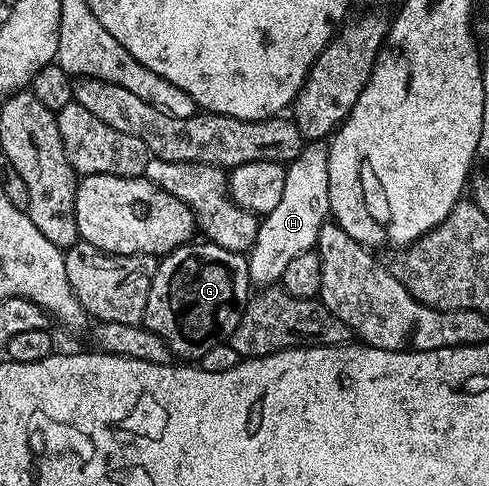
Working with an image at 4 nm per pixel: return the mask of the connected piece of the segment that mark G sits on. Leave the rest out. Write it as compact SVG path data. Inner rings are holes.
M207 241L196 242L183 243L157 262L143 322L143 326L167 341L173 356L180 358L181 355L184 361L199 361L202 353L214 349L214 345L229 342L234 329L238 329L238 321L242 321L242 313L250 298L247 258L232 247L220 247Z

